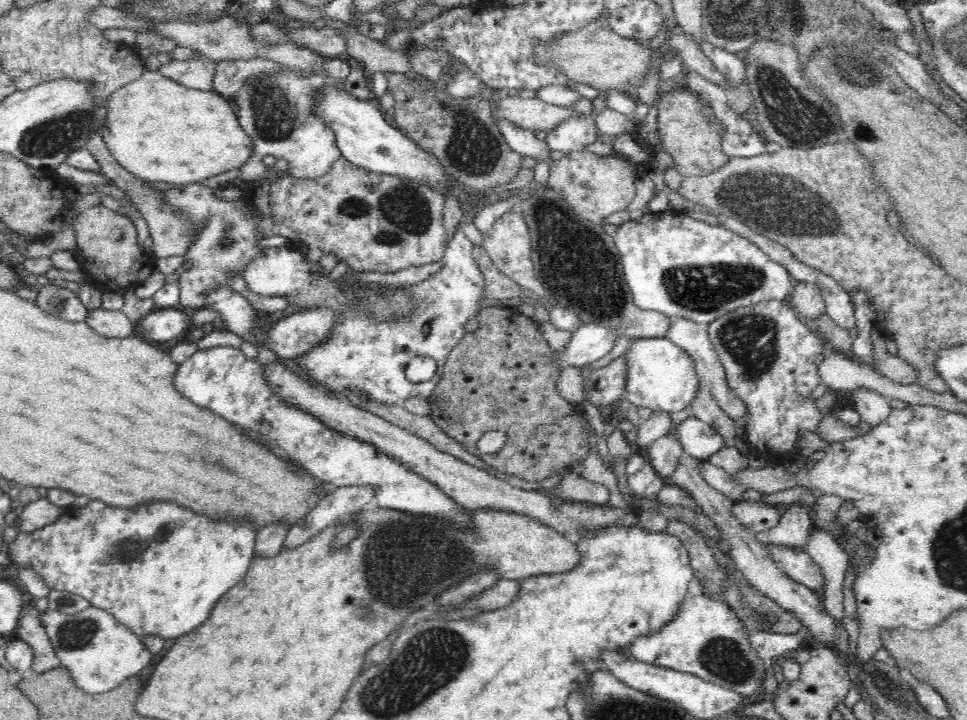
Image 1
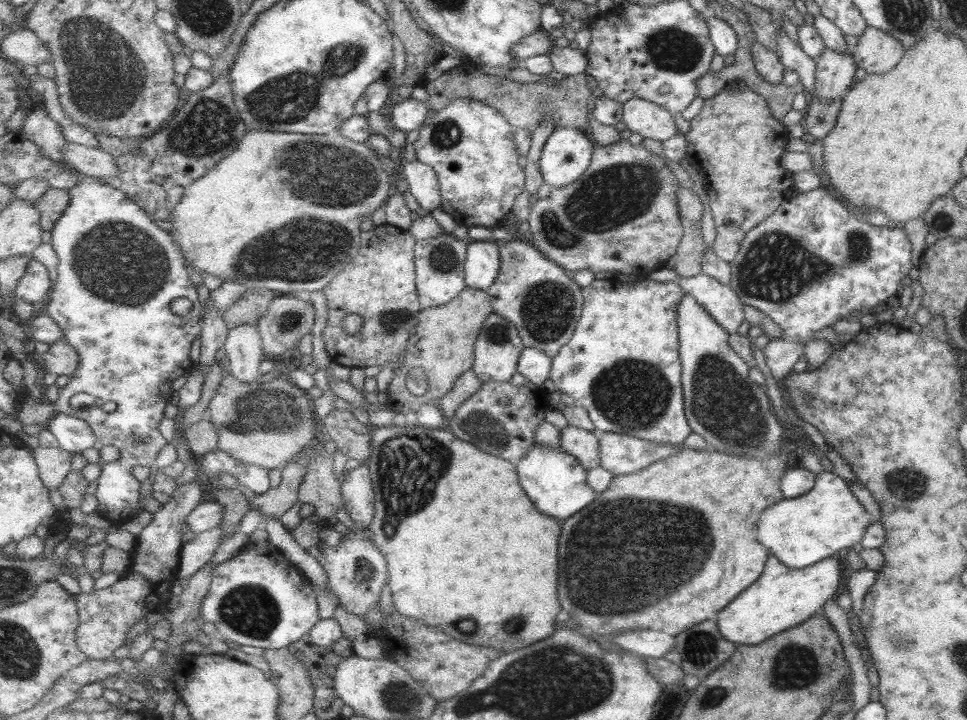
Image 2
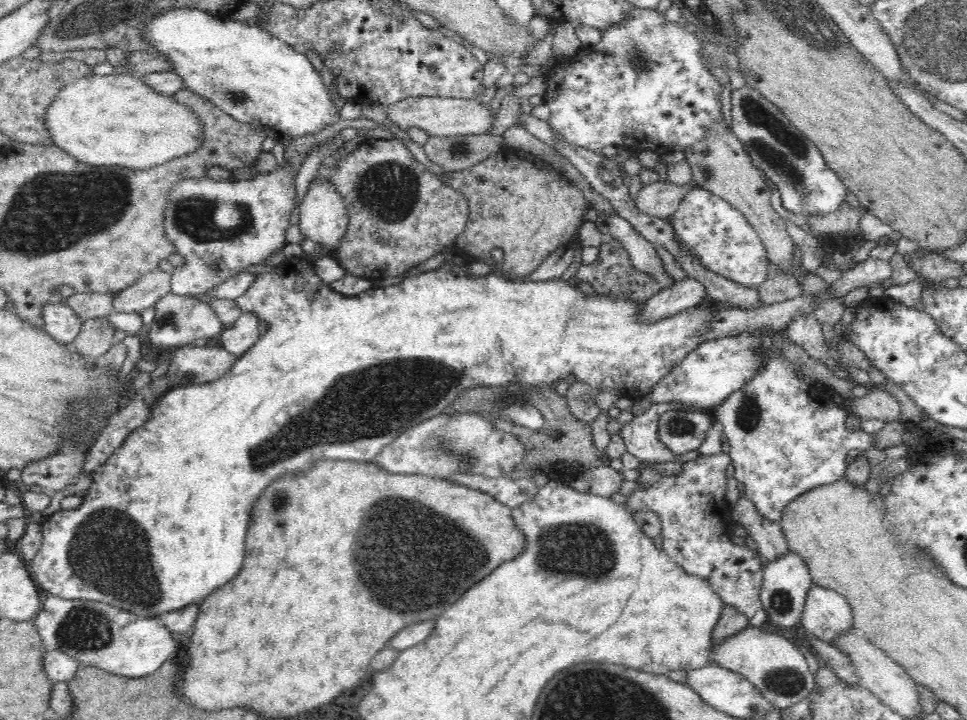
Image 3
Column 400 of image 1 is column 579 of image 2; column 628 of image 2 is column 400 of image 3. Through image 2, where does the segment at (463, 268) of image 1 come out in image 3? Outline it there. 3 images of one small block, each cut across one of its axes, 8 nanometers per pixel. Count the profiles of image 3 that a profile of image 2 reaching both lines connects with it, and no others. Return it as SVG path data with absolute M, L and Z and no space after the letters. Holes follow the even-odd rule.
M301 257L285 258L282 264L270 272L257 274L256 282L242 296L235 298L235 301L243 313L249 312L256 315L259 321L264 320L269 326L268 331L262 333L258 342L239 357L232 372L224 378L187 387L176 386L169 391L154 410L152 418L131 432L122 446L110 455L106 464L93 474L82 504L76 510L60 509L41 520L42 546L30 563L30 571L34 572L42 590L66 600L110 604L140 618L156 618L160 614L181 611L192 604L199 608L214 590L222 588L240 574L245 559L246 535L253 523L254 508L262 498L262 492L282 476L310 472L323 461L373 462L375 456L392 440L417 424L446 412L465 388L476 385L498 386L522 381L530 387L554 385L563 388L563 380L574 375L576 379L590 383L596 390L616 389L620 396L629 399L644 398L663 376L682 362L688 352L704 343L702 334L715 313L712 305L703 301L670 319L658 320L654 324L640 324L635 320L640 306L638 302L630 302L625 298L612 300L596 292L588 295L580 290L578 284L559 278L546 282L514 282L492 272L476 276L470 272L468 260L462 265L455 259L446 260L437 269L406 277L399 284L374 287L356 296L342 296L330 289L329 285L320 282L314 269Z

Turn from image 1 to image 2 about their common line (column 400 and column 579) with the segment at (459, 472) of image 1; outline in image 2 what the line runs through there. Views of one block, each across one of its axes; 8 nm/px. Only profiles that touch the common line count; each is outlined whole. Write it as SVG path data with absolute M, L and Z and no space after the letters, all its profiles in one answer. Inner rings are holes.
M568 424L562 429L560 448L575 456L588 472L601 467L602 452L598 432L589 432L585 428Z

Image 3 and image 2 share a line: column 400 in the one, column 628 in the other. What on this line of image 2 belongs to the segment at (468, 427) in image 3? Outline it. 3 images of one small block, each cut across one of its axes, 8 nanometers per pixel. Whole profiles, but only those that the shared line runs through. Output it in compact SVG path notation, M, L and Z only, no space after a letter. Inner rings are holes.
M600 431L600 451L602 452L601 467L611 471L614 476L632 475L634 472L643 471L661 460L670 456L675 456L683 446L664 445L663 443L654 443L638 436L629 436L628 434L619 434L616 432Z

